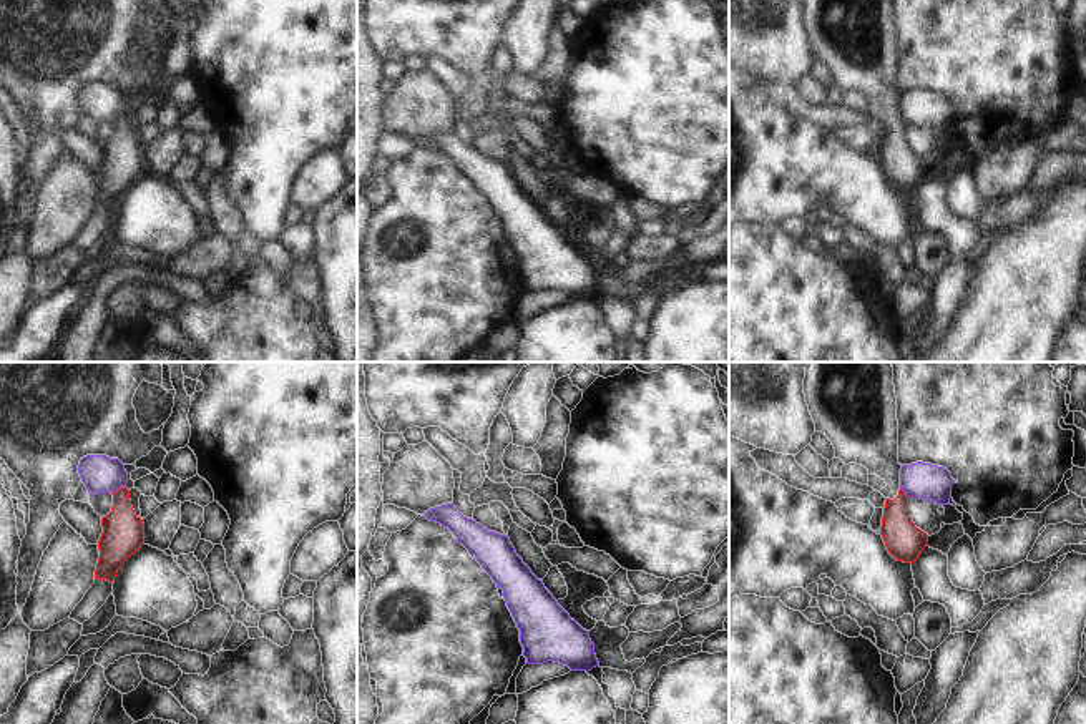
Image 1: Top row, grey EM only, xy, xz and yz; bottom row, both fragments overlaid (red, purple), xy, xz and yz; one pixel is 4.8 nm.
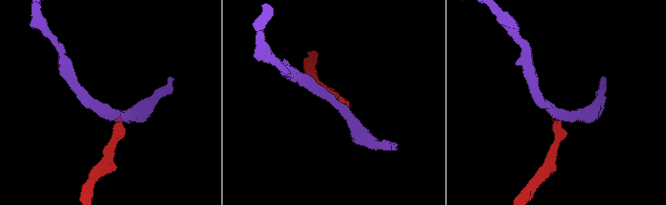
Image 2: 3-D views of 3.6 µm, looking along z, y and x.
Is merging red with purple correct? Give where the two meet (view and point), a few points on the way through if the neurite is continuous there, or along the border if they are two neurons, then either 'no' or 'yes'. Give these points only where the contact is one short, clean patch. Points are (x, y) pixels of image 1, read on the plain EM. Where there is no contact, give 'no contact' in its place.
contact xy (118, 117); border xy (123, 113), (112, 122); no

